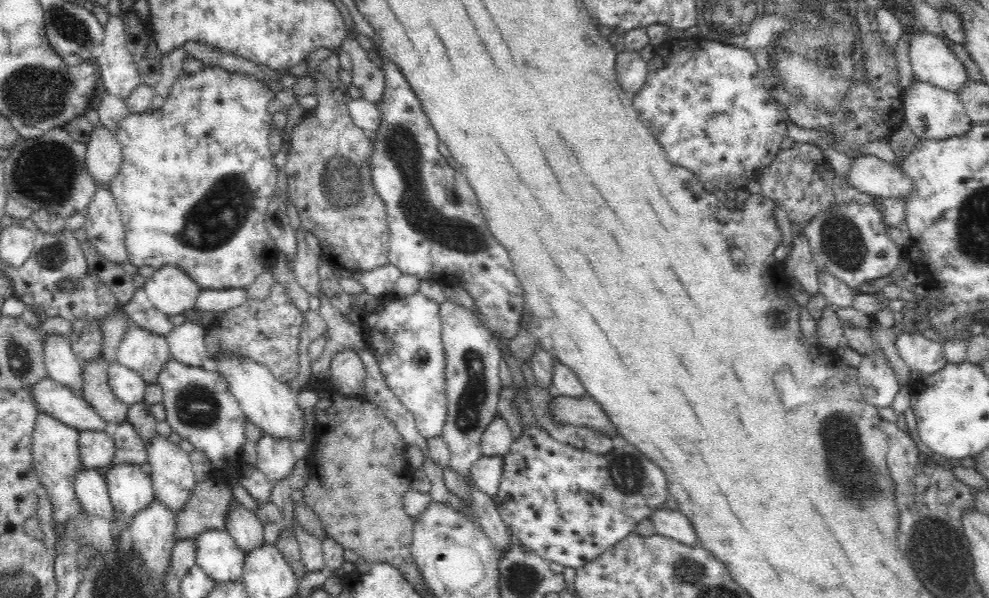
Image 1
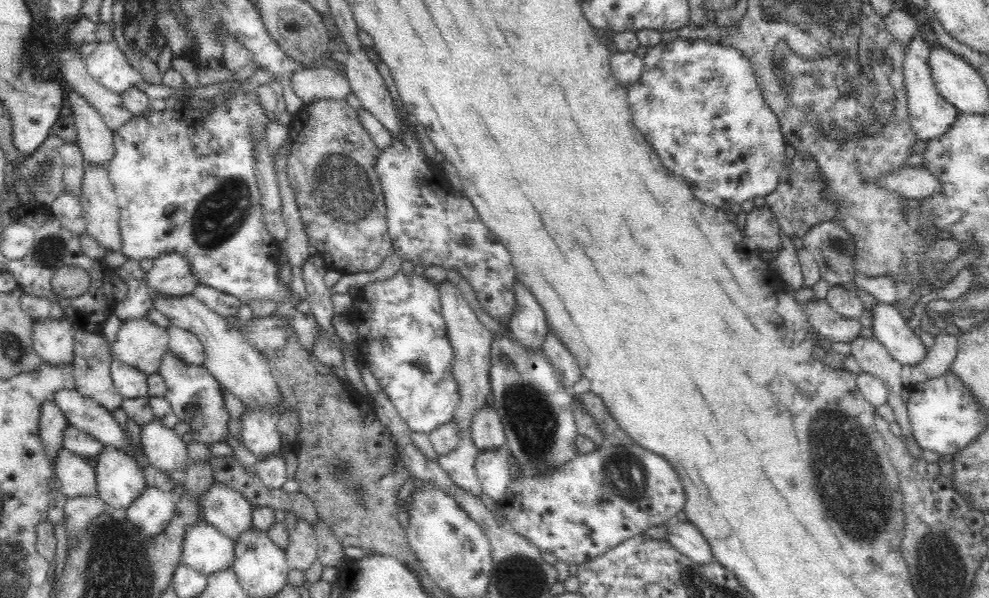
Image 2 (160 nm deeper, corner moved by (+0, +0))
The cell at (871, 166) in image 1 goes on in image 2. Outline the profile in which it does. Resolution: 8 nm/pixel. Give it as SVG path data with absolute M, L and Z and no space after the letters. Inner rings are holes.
M917 162L880 178L879 185L898 192L904 199L924 201L941 194L941 182Z

